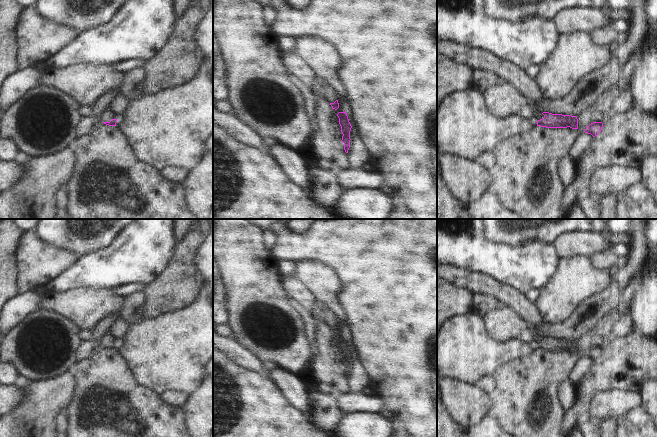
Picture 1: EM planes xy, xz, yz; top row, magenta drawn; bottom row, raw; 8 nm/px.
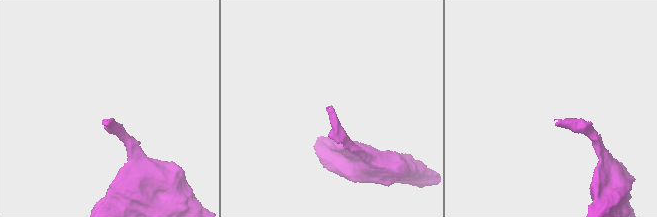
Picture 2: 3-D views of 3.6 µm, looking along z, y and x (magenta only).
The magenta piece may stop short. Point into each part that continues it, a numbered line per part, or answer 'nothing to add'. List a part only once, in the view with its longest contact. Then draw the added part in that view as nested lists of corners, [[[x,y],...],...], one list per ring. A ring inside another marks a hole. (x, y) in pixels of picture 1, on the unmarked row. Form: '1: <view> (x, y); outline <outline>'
1: xy (107, 339); outline [[[107,332],[101,338],[101,346],[110,346],[112,343],[117,343],[118,341],[109,333]]]

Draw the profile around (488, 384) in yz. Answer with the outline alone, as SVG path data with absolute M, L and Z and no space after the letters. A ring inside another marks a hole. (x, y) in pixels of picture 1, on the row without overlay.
M484 376L479 379L476 386L485 391L487 394L490 394L495 390L497 383L492 376Z

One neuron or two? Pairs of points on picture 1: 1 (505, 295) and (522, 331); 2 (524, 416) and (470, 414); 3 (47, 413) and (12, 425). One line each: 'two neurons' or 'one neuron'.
1: two neurons
2: two neurons
3: one neuron

